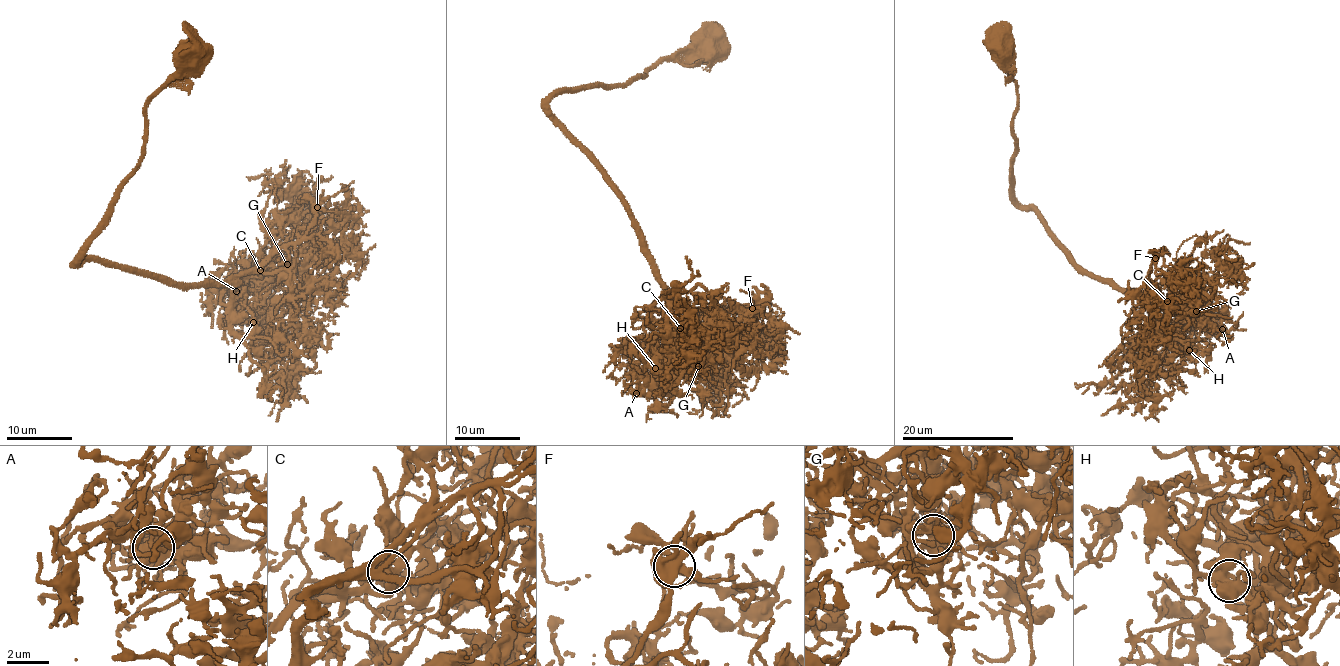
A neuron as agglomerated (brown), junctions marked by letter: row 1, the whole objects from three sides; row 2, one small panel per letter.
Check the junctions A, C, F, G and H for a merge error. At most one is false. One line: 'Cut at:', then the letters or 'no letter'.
Cut at: no letter

